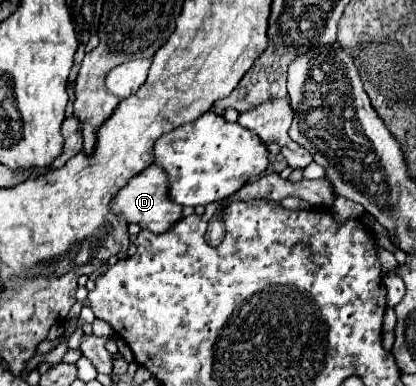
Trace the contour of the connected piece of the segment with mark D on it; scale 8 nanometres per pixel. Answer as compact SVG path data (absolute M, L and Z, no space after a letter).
M151 165L137 177L133 177L129 185L119 191L119 195L111 203L111 209L125 215L129 223L137 223L141 229L149 229L153 233L165 233L165 229L171 229L171 225L175 225L175 221L183 217L183 207L175 205L175 201L167 197L167 173L163 173L163 169L159 169L157 165Z

